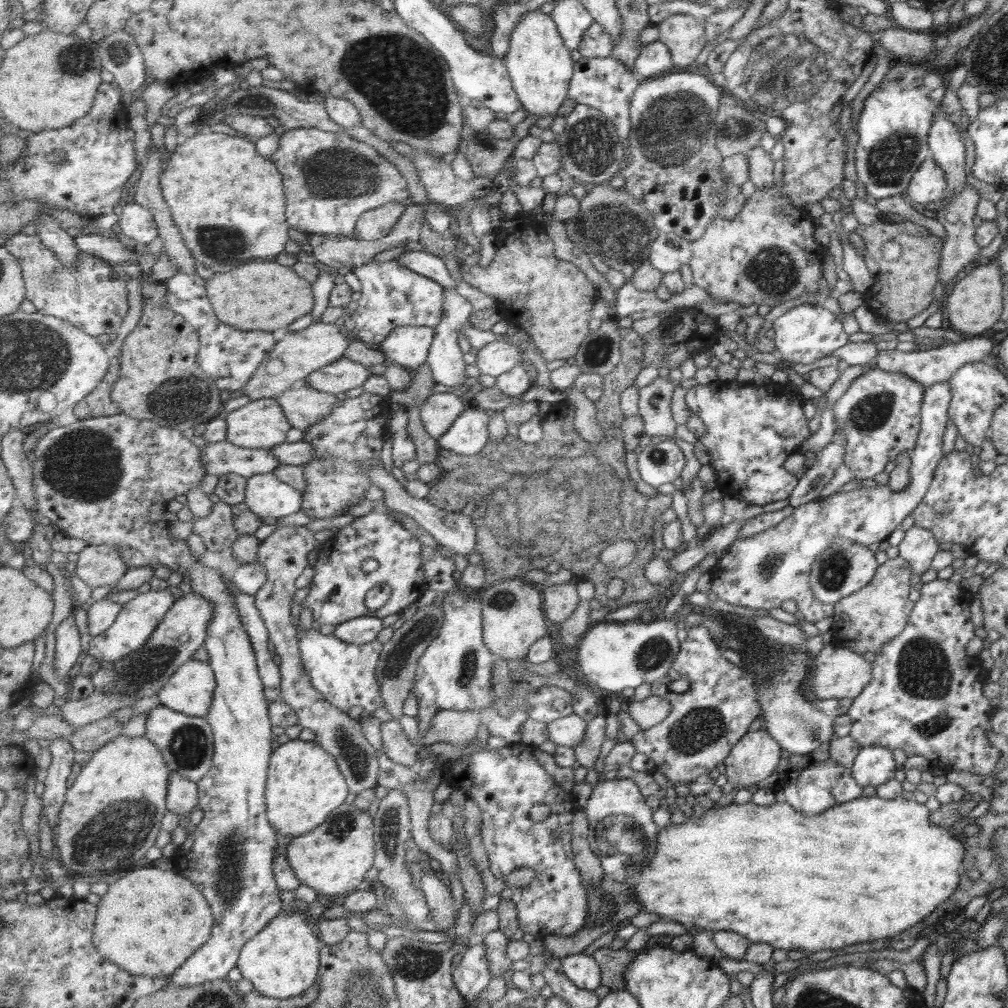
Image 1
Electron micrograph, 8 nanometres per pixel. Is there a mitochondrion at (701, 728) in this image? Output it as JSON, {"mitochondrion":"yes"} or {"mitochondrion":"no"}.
{"mitochondrion":"yes"}

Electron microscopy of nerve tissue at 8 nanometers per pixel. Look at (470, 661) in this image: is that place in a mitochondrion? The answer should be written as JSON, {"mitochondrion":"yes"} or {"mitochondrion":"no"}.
{"mitochondrion":"yes"}

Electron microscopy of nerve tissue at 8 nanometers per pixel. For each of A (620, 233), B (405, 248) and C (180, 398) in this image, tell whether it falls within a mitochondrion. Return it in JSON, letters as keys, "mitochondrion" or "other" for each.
{"A":"mitochondrion","B":"other","C":"mitochondrion"}

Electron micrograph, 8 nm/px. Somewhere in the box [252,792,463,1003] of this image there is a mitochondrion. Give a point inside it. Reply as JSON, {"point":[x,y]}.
{"point":[413,961]}

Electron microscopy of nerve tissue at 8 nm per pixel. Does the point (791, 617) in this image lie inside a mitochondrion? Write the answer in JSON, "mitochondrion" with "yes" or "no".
{"mitochondrion":"no"}

